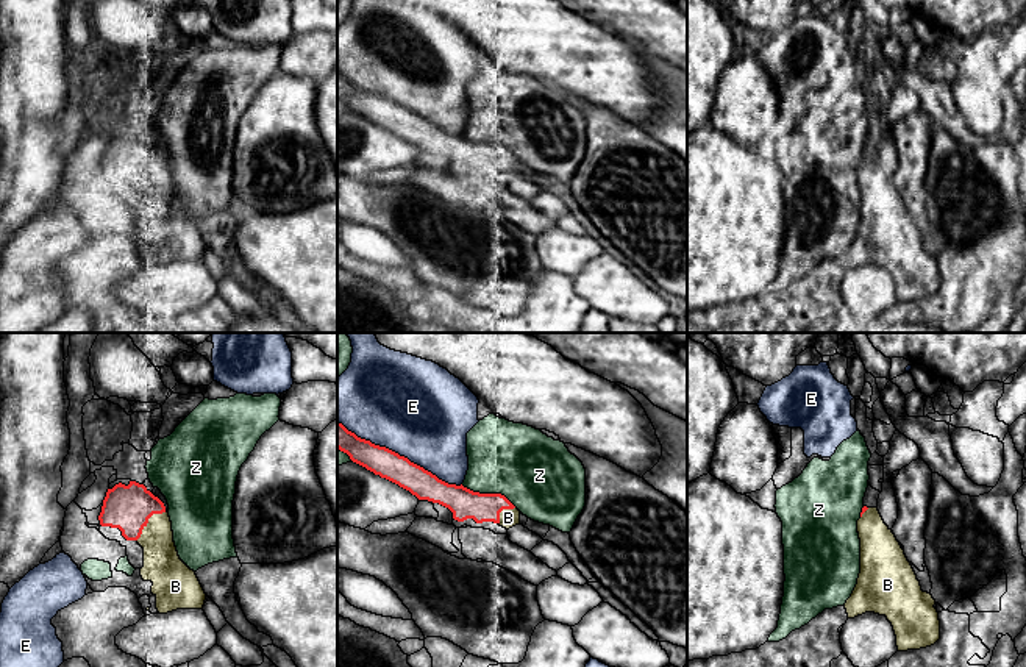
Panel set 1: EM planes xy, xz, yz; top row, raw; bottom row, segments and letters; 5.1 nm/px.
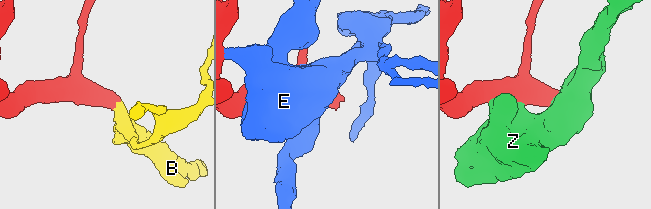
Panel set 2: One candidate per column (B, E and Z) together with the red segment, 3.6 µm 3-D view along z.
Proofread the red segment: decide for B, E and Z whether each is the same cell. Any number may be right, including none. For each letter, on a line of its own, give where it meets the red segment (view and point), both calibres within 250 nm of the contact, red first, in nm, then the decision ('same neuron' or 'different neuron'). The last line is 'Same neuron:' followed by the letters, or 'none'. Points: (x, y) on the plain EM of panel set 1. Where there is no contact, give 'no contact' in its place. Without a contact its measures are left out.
B: xy (147, 171) | 240/190 nm | same neuron
E: xz (398, 105) | 150/480 nm | different neuron
Z: xz (489, 144) | 160/380 nm | different neuron
Same neuron: B

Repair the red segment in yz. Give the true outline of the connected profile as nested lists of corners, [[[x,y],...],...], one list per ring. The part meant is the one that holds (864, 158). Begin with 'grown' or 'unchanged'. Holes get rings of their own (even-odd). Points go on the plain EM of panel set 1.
grown | [[[862,158],[857,183],[860,223],[843,255],[848,269],[865,262],[885,266],[893,276],[898,301],[934,295],[940,289],[935,250],[921,241],[904,200],[878,158]]]

